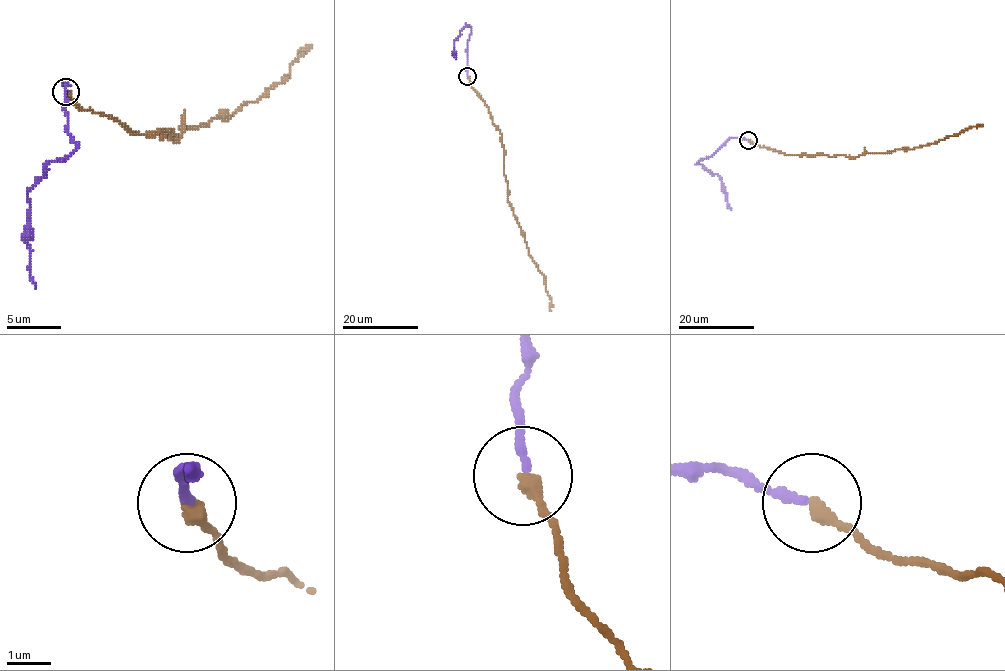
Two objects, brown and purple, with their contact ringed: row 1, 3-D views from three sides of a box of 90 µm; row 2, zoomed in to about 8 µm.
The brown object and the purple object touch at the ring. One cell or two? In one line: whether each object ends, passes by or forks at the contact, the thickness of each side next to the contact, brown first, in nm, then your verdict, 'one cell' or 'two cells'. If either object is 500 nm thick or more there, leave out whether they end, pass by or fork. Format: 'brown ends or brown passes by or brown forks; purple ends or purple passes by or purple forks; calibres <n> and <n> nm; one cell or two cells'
brown ends; purple ends; calibres 340 and 190 nm; one cell

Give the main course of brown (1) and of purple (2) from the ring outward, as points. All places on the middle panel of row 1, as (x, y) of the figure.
1: (467, 77), (501, 134), (508, 202), (530, 256), (545, 278), (551, 311)
2: (467, 76), (469, 26), (460, 31), (453, 45), (456, 59)

